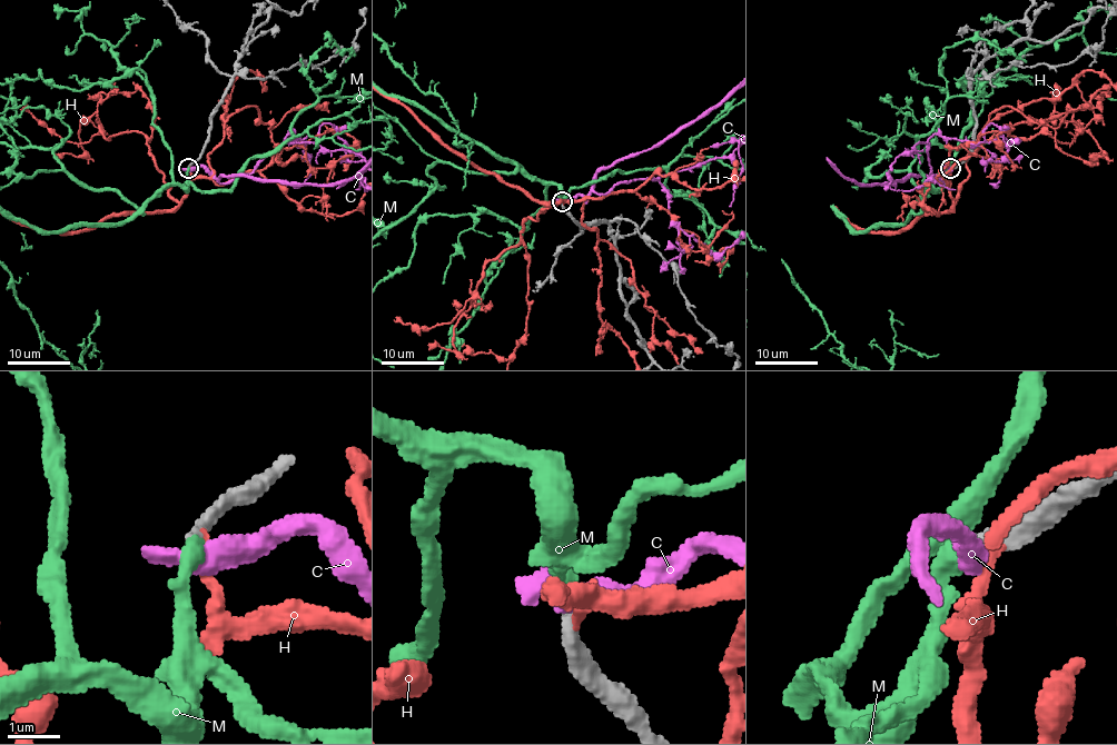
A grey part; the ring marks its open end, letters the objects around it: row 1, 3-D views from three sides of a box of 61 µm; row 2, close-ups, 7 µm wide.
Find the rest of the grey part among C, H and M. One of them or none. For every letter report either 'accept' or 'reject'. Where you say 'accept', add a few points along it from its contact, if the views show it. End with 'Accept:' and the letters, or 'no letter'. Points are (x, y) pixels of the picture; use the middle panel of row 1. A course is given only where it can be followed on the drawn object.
C: reject
H: reject
M: accept
Accept: M

